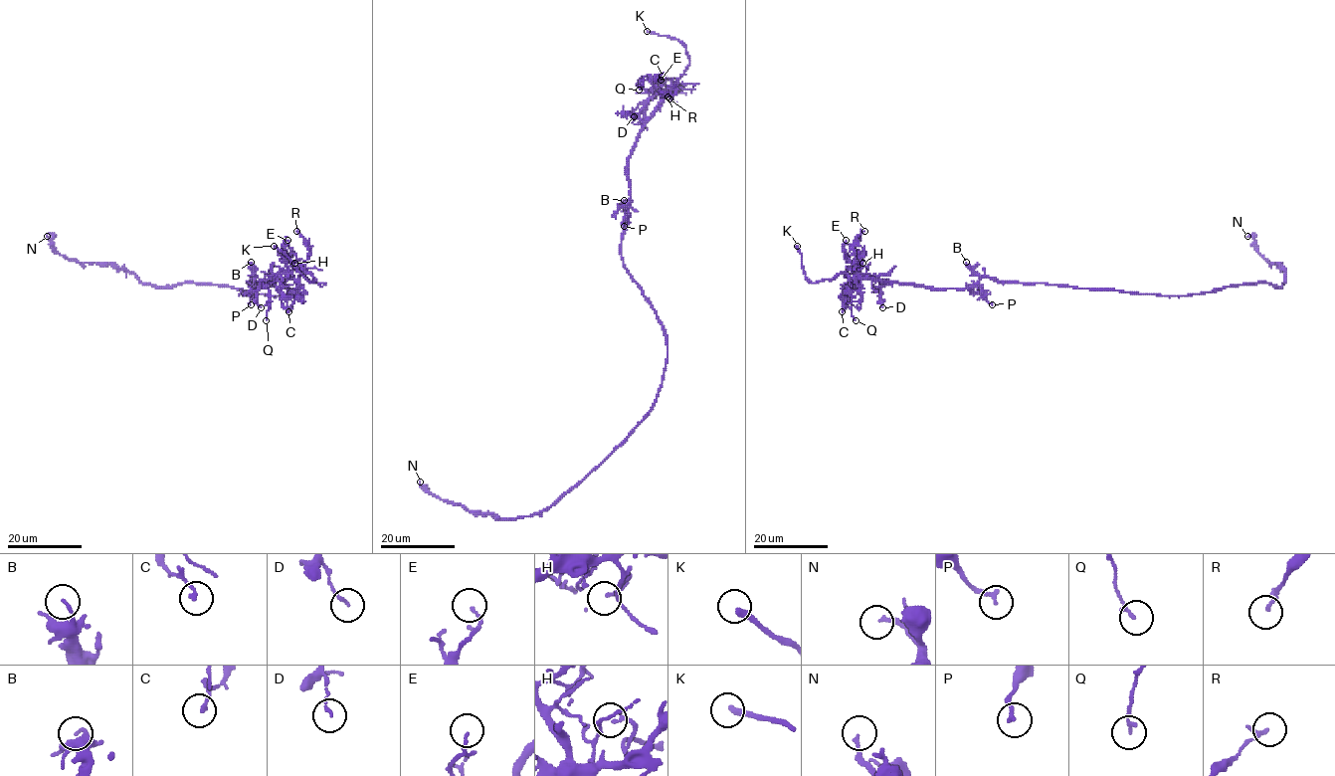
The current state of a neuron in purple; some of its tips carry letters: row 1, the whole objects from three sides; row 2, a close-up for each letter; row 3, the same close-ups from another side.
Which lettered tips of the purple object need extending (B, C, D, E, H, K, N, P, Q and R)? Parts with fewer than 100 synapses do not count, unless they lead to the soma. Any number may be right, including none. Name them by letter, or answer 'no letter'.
K

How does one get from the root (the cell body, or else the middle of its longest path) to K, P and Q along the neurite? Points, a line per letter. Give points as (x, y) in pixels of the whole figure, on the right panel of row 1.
K: (1096, 290), (990, 278), (963, 289), (934, 289), (853, 280), (846, 273), (811, 283), (797, 246)
P: (1096, 290), (981, 278), (979, 281), (980, 291), (992, 304)
Q: (1096, 290), (990, 278), (963, 289), (934, 289), (858, 273), (849, 292), (856, 320)

